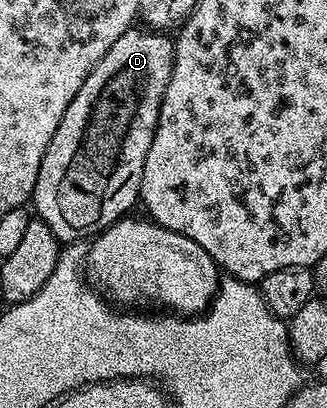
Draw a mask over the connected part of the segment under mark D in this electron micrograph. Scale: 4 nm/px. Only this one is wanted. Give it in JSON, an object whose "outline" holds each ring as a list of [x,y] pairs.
{"outline":[[[132,27],[108,47],[108,55],[96,63],[80,91],[76,91],[76,99],[68,103],[68,111],[64,111],[64,119],[60,119],[60,127],[56,127],[52,143],[48,143],[48,151],[44,151],[32,198],[37,220],[48,223],[60,243],[82,243],[85,237],[93,239],[127,216],[133,205],[139,204],[144,159],[148,159],[148,147],[152,147],[152,135],[173,66],[174,42],[165,32]]]}

